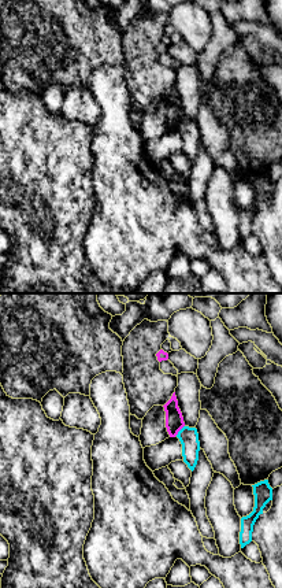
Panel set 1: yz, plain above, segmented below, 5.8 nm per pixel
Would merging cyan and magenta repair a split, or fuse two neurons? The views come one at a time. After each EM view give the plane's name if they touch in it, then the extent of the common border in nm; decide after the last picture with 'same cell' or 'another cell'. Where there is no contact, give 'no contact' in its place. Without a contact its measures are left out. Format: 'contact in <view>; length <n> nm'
contact in yz; length 80 nm

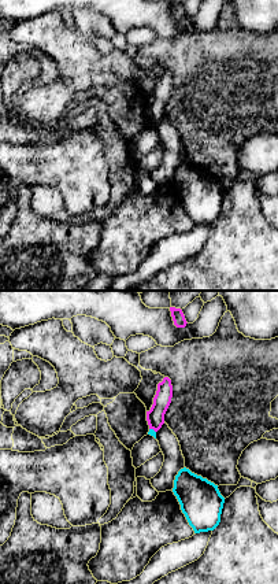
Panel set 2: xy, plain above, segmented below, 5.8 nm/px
contact in xy; length 50 nm

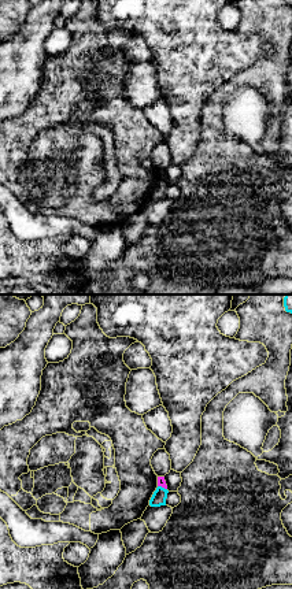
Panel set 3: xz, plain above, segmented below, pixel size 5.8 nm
contact in xz; length 60 nm

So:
another cell

